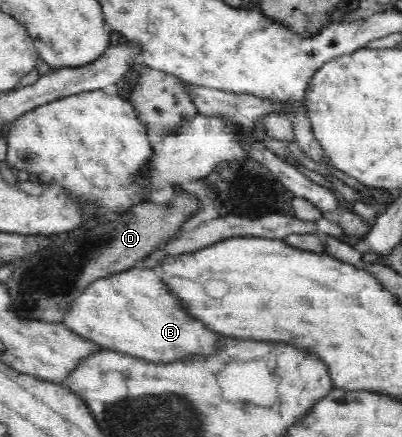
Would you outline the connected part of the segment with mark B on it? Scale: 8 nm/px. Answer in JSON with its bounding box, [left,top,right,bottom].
[62,267,218,361]

